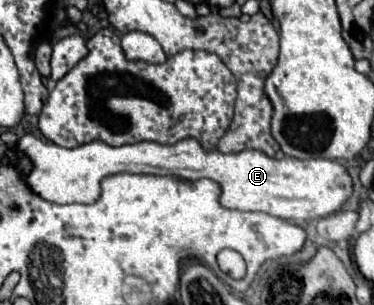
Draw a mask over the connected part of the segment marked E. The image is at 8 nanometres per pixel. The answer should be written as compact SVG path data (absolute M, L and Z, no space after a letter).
M28 133L18 140L16 148L34 162L34 170L26 176L26 182L40 198L56 204L96 202L96 198L100 198L102 178L118 172L182 176L186 180L210 178L220 184L226 208L266 212L284 220L318 220L330 216L352 196L352 178L342 162L326 158L302 160L292 156L272 158L260 150L224 154L204 150L196 138L186 138L172 146L138 142L114 148L104 142L90 142L78 148L62 148Z

